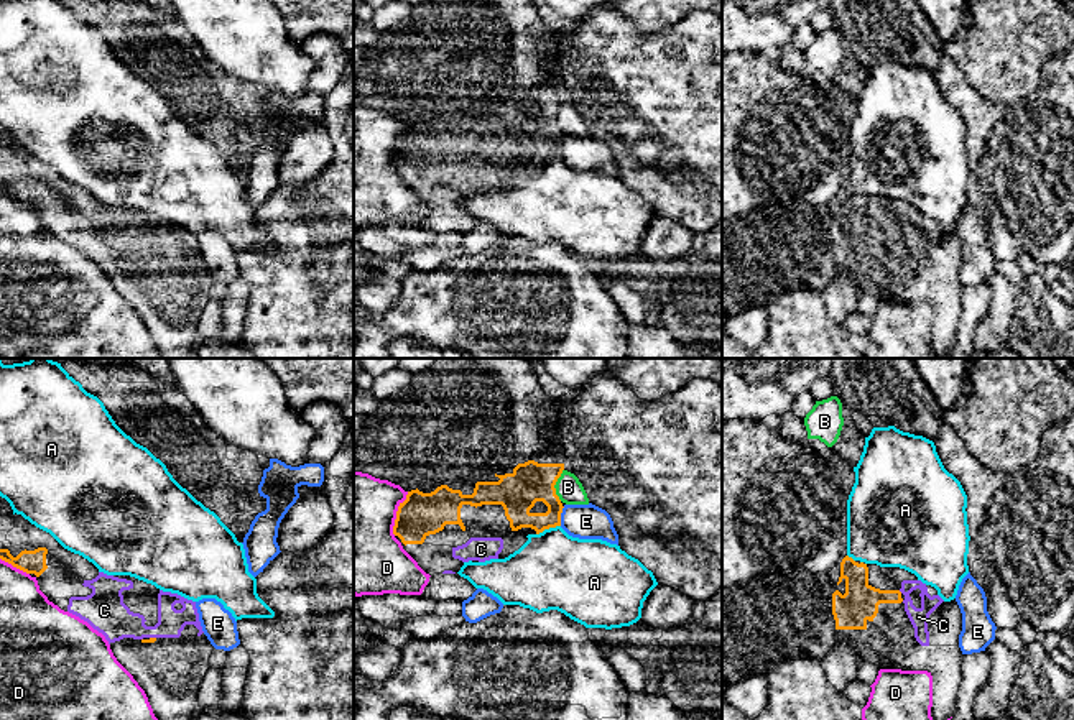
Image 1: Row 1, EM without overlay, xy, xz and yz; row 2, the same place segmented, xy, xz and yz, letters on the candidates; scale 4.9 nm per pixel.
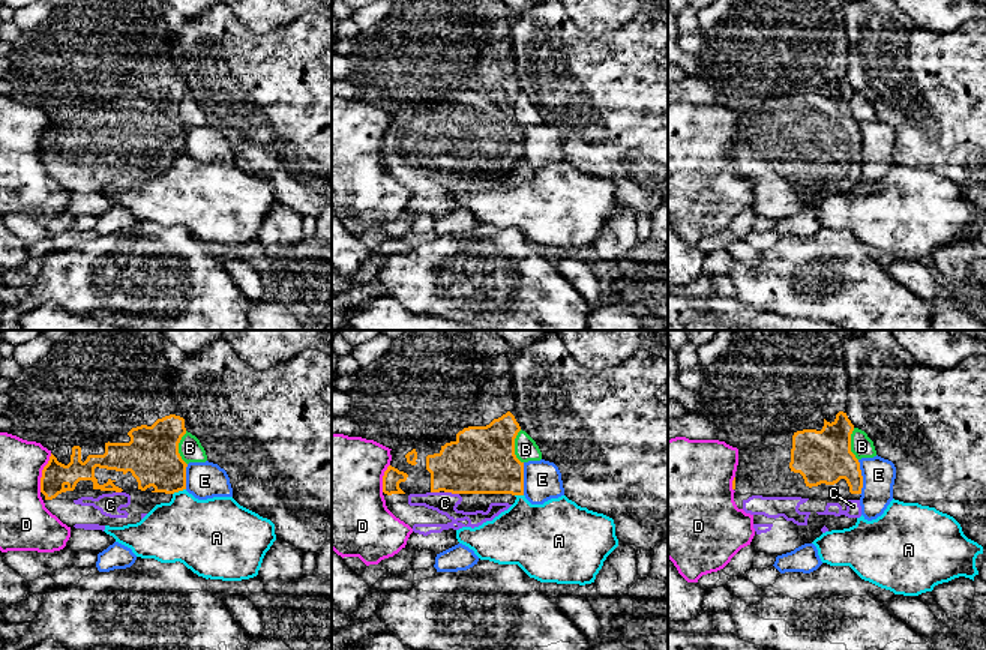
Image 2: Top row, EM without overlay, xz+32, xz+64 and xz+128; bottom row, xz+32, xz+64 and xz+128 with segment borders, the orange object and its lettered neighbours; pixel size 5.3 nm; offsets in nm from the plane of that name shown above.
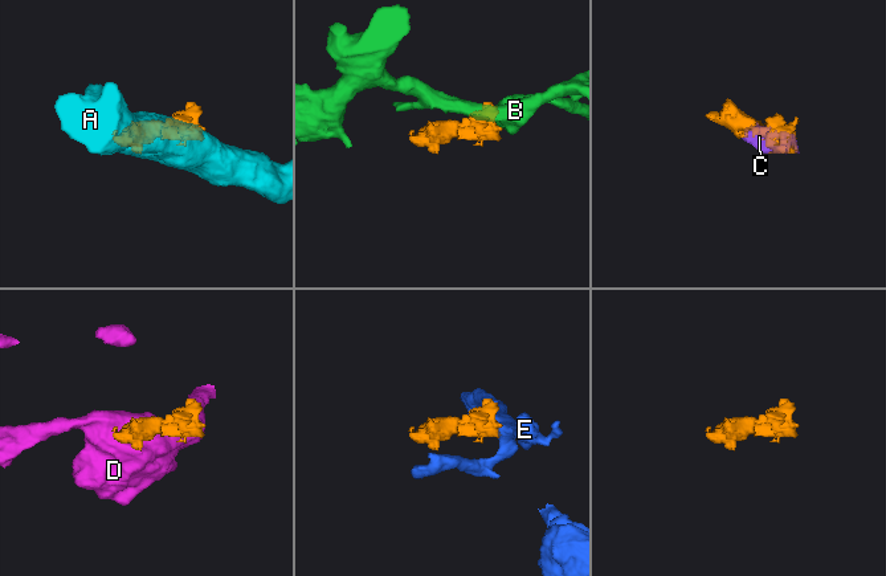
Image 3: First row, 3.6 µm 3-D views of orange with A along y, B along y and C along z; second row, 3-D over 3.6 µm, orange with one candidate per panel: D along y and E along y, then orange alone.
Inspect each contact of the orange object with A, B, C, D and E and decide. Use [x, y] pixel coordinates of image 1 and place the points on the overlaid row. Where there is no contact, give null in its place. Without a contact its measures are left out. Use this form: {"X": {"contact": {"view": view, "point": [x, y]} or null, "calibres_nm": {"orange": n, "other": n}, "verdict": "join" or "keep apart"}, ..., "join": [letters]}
{"A": {"contact": {"view": "xz", "point": [548, 528]}, "calibres_nm": {"orange": 200, "other": 380}, "verdict": "keep apart"}, "B": {"contact": {"view": "xz", "point": [555, 484]}, "calibres_nm": {"orange": 200, "other": 130}, "verdict": "keep apart"}, "C": {"contact": {"view": "xy", "point": [153, 638]}, "calibres_nm": {"orange": 30, "other": 190}, "verdict": "join"}, "D": {"contact": {"view": "xz", "point": [397, 513]}, "calibres_nm": {"orange": 220, "other": 400}, "verdict": "keep apart"}, "E": {"contact": {"view": "xz", "point": [560, 516]}, "calibres_nm": {"orange": 200, "other": 180}, "verdict": "keep apart"}, "join": ["C"]}

